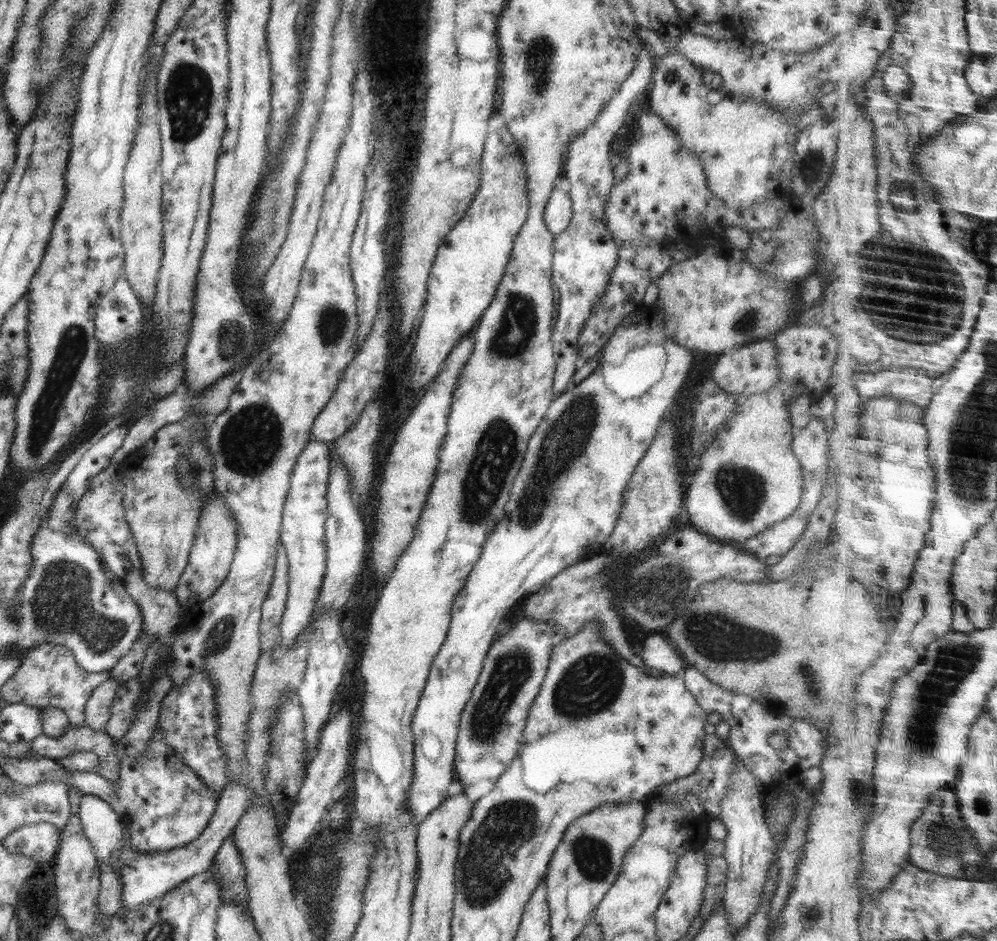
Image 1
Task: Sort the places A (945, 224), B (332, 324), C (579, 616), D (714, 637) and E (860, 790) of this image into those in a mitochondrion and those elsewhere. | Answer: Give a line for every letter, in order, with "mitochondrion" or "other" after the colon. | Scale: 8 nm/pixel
A: other
B: mitochondrion
C: other
D: mitochondrion
E: mitochondrion

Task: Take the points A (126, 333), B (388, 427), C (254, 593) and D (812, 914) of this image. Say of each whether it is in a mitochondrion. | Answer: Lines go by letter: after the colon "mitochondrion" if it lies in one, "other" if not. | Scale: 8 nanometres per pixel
A: mitochondrion
B: other
C: other
D: mitochondrion

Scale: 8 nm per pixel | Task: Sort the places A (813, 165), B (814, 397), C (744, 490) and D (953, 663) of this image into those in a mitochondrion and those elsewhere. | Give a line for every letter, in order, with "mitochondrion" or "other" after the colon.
A: mitochondrion
B: other
C: mitochondrion
D: mitochondrion

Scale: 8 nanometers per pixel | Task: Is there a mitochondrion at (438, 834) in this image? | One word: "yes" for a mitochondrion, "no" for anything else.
no

